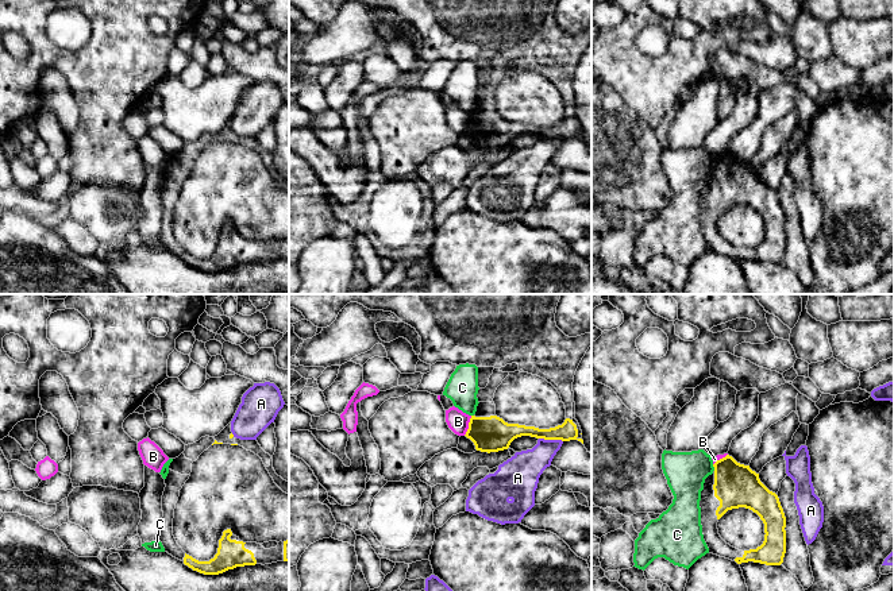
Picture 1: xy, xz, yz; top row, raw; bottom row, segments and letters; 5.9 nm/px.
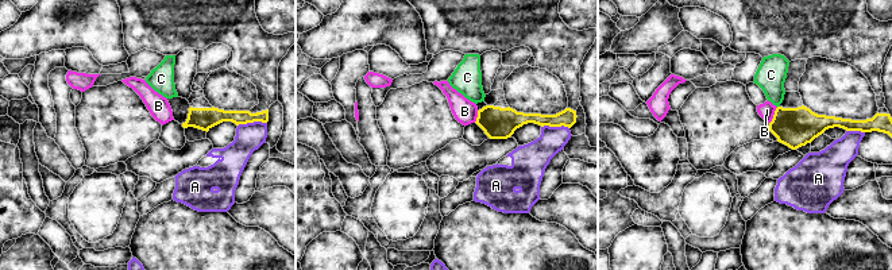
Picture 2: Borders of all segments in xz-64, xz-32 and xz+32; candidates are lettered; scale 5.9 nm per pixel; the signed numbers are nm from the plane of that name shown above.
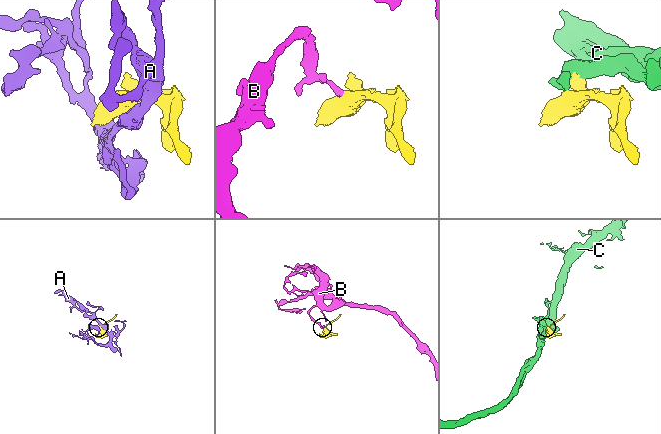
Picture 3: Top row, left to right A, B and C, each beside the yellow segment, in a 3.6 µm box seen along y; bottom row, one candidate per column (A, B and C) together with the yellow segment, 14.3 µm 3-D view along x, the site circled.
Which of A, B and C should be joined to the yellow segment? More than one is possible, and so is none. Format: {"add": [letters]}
{"add": []}

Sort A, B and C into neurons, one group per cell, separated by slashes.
A / B / C

